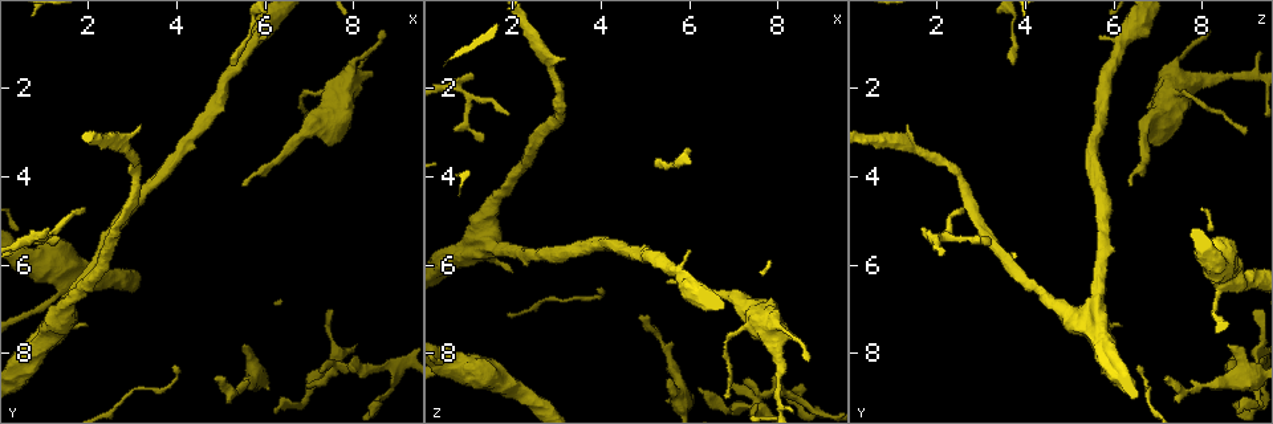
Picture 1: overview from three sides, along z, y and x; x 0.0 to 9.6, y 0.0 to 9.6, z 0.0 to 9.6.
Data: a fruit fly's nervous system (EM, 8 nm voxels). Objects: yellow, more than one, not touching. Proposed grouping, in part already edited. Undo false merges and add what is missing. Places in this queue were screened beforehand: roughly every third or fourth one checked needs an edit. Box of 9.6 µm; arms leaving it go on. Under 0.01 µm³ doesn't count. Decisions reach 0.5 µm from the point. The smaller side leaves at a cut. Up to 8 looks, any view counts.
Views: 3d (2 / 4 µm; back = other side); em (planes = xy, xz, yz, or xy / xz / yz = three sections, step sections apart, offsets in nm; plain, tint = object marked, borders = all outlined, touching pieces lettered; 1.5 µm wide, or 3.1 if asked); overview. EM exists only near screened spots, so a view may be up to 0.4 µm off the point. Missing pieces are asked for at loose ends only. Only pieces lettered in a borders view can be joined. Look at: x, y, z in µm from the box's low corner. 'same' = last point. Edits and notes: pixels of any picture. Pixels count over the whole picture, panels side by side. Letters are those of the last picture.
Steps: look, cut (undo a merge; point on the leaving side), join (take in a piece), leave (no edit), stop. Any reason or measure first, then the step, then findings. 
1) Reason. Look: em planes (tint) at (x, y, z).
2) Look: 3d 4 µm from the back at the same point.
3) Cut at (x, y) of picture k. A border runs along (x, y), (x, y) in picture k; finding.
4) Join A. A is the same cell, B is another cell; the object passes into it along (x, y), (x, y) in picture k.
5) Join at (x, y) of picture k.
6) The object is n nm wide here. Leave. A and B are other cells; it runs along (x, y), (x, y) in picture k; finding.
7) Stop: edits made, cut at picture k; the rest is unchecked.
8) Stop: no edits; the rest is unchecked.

Tapers out. Look: 3d 4 µm from the back at (5.25, 1.45, 3.75).

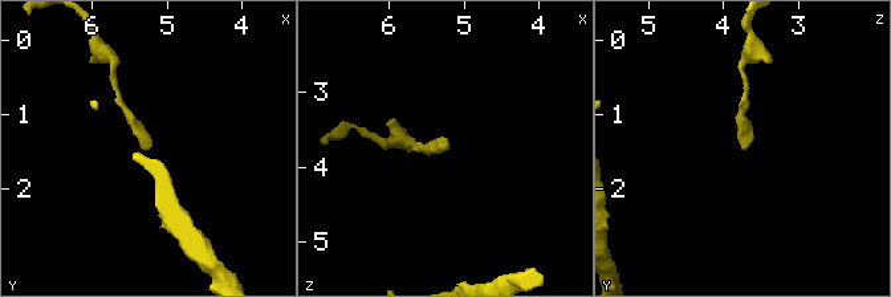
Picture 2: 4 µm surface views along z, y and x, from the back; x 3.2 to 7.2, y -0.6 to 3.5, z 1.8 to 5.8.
Need the tissue. Look: em planes (borders) at (5.25, 1.45, 3.75).

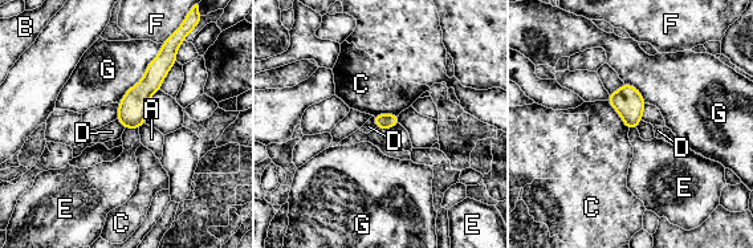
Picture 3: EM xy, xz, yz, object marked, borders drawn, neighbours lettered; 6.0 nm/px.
The object is 100 nm wide here; the longest contact is with G, 440 nm. Leave. A, B, C, D, E, F and G are other cells; none of them fits.

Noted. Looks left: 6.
Branch stops here. Look: em planes (plain) at (6.75, 3.00, 9.00).

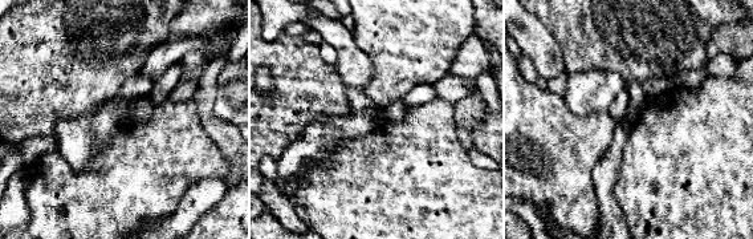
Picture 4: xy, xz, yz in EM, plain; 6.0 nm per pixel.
Look: em planes (borders) at the same point.

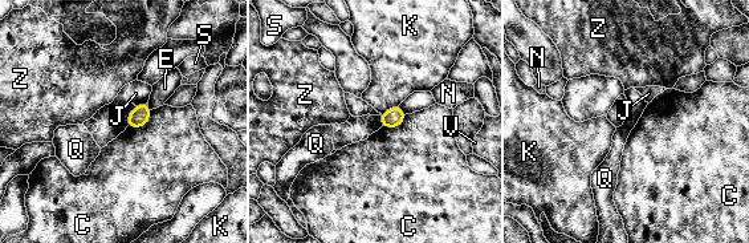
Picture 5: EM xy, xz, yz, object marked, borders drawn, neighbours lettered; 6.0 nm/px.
Leave. C, E, J, K, N, Q, S, V and Z are other cells; a border runs along (151, 110), (143, 125), (127, 126) in picture 5; none of them fits.

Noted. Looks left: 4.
Calibre changes. Look: em planes (borders) at (7.95, 1.85, 7.80).

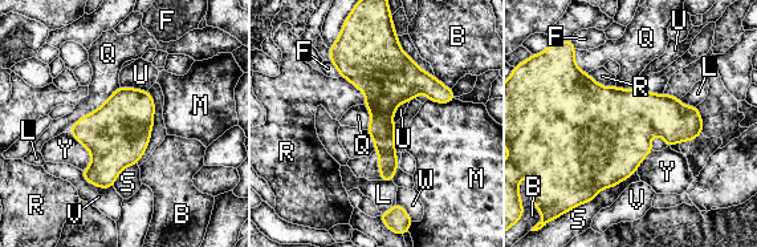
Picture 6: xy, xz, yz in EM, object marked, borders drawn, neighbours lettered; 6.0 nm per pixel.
Leave. B, F, L, M, Q, R, S, U, V, W and Y are other cells; a border runs along (119, 85), (70, 128) in picture 6; one neuron here.

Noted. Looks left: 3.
Stop: no edits; the rest is unchecked.

